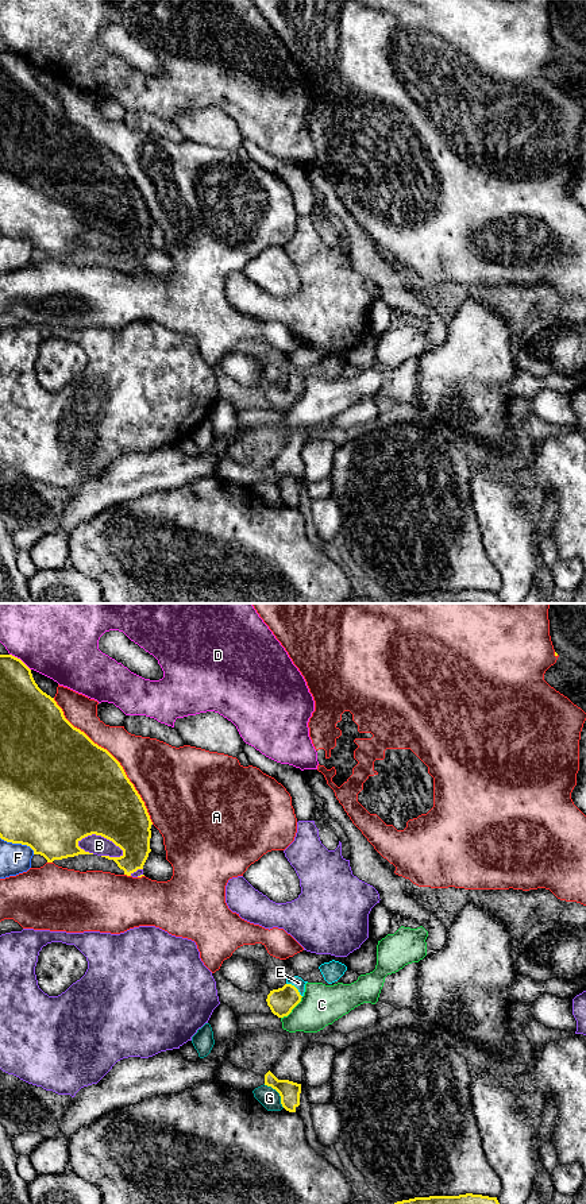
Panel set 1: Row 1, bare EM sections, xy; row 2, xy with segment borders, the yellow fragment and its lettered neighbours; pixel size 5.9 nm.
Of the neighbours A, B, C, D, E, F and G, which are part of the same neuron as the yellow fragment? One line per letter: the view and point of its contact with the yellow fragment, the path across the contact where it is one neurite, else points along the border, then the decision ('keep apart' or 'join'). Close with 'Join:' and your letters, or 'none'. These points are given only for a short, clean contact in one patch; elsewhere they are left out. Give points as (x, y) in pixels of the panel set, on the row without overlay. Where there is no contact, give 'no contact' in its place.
A: xy (114, 153) | keep apart
B: xy (101, 231) | keep apart
C: xy (293, 402) | keep apart
D: xy (20, 56) | keep apart
E: xy (296, 384) | across xy (282, 396), (296, 384), (299, 378) | join
F: xy (18, 238) | keep apart
G: xy (278, 487) | along xy (263, 479), (278, 489), (280, 498), (284, 502) | keep apart
Join: E

